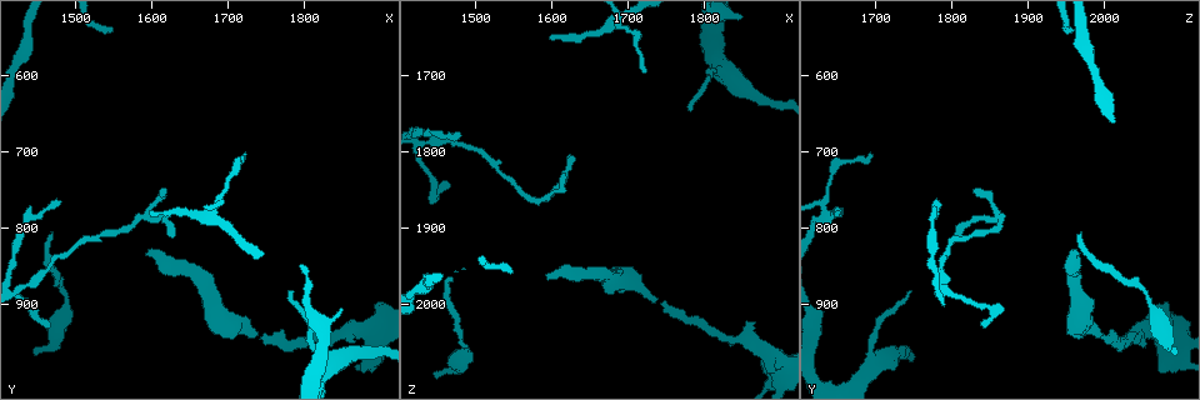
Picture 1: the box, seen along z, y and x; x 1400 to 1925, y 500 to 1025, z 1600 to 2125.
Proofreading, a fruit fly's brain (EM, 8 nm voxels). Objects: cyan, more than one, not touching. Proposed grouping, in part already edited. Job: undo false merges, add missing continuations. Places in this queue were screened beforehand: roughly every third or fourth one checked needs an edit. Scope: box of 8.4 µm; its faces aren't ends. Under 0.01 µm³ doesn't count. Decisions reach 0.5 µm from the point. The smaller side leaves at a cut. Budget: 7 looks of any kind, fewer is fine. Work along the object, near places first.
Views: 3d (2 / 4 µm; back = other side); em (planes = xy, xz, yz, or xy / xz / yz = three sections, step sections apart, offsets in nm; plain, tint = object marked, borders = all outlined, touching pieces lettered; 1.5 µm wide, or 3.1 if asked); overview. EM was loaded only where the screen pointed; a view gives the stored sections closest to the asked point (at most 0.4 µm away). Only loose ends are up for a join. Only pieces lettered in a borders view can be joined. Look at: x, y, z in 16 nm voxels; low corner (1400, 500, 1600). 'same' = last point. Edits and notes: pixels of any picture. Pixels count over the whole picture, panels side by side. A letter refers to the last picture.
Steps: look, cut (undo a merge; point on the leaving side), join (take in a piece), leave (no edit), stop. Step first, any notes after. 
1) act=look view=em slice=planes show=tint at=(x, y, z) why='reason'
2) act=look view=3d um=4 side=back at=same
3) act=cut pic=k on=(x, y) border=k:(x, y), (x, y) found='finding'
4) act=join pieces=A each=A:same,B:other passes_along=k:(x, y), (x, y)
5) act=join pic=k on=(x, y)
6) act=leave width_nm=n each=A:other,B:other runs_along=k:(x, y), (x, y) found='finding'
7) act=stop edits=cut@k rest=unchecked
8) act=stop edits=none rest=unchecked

act=look view=3d um=4 side=back at=(1595, 830, 1970) why='long arm stops here'

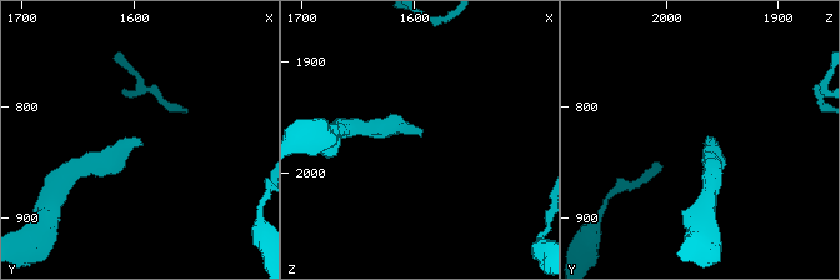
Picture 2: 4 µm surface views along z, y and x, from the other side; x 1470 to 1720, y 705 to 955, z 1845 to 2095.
act=look view=em um=3.1 slice=xy step=16 show=tint at=(1596, 834, 1970)

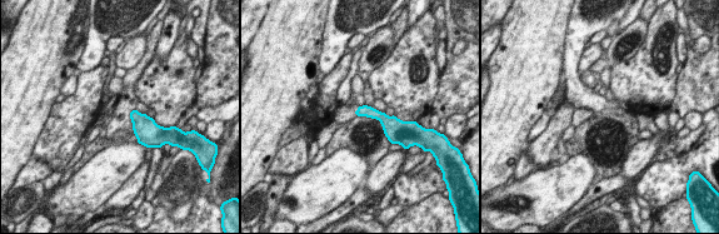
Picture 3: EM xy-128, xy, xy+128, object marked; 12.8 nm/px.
act=look view=em um=3.1 slice=planes show=borders at=same

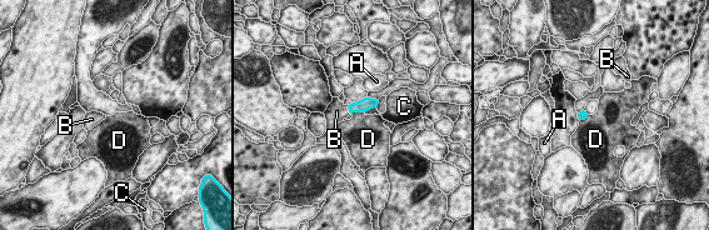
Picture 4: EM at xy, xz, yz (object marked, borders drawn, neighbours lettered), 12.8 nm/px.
act=join pieces=B each=A:other,B:same,C:other,D:other passes_along=4:(365, 104), (349, 110), (336, 111) found='the neuron continues'

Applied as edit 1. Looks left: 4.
act=look view=overview

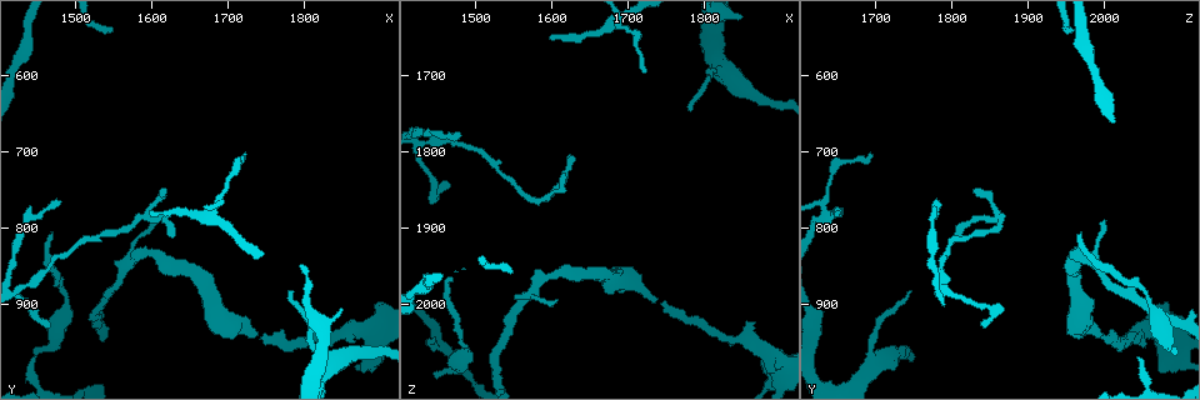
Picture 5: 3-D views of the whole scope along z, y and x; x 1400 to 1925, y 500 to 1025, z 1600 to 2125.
act=look view=3d um=2 at=(1440, 960, 2095) why='free end'

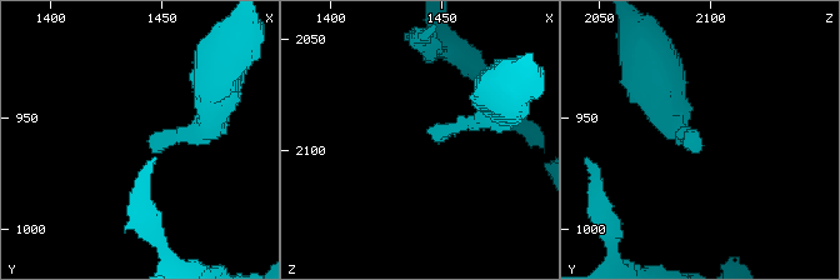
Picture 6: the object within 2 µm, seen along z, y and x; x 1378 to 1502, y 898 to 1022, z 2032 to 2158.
act=look view=em slice=yz step=4 show=borders at=(1443, 963, 2091) why='now the EM'

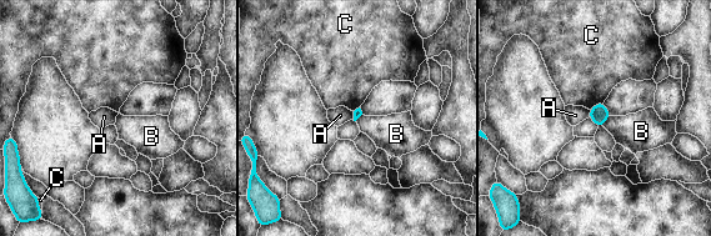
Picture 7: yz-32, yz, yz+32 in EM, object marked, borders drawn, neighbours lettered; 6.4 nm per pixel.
act=leave longest_contact=C:100nm each=A:other,B:other,C:other found='none of them fits'

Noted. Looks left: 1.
act=stop edits=join@4 rest=unchecked

